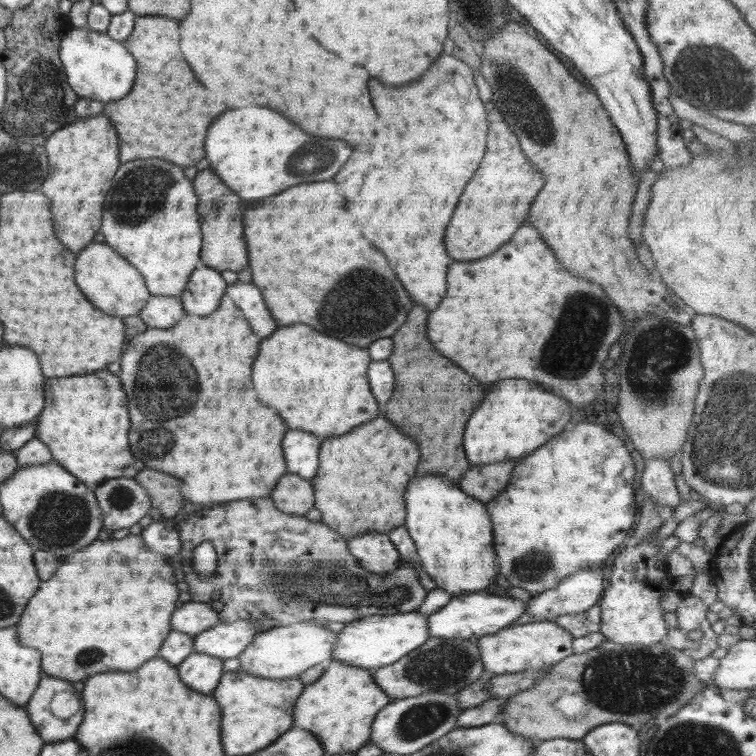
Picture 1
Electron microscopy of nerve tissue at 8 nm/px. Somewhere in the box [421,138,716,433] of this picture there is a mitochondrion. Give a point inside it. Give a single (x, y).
(578, 336)

